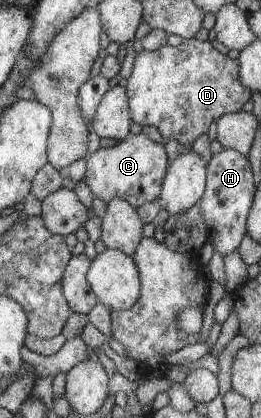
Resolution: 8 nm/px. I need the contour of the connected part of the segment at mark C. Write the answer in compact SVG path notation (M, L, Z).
M146 134L129 135L129 139L118 142L115 147L100 146L86 158L87 170L84 181L93 195L109 203L111 199L126 199L134 208L153 202L163 193L163 181L167 173L167 151L163 145L151 141Z

